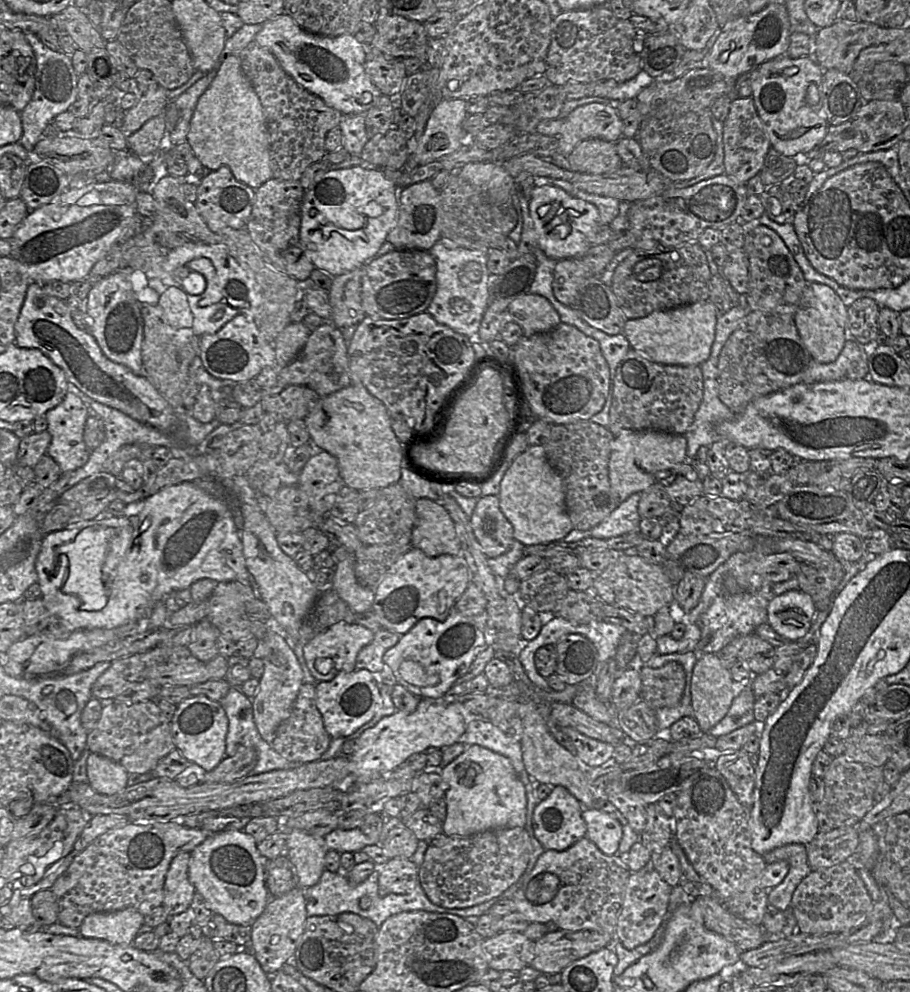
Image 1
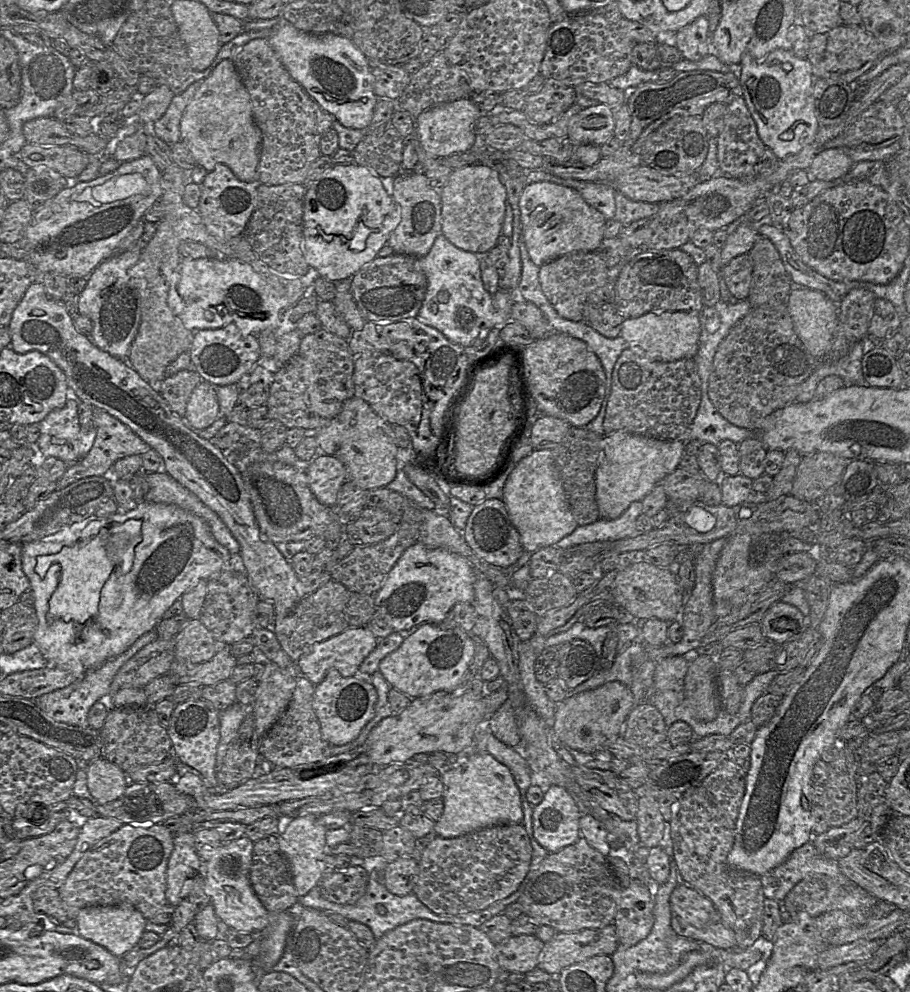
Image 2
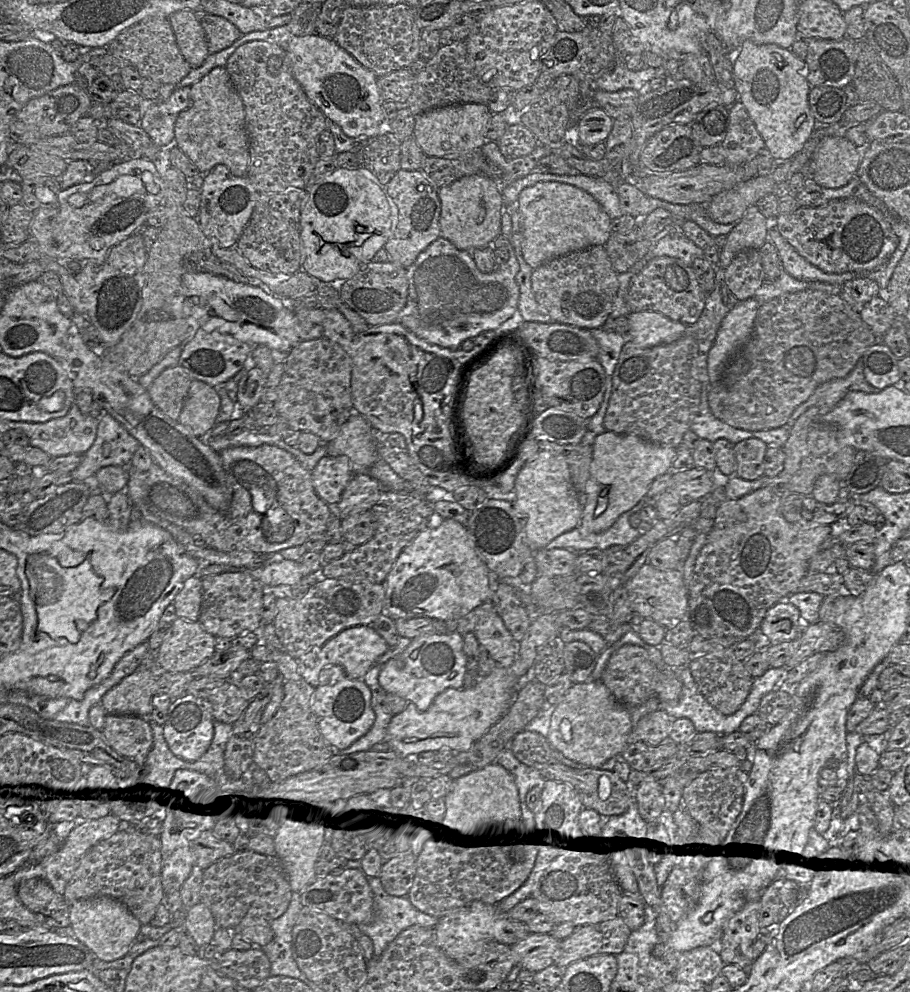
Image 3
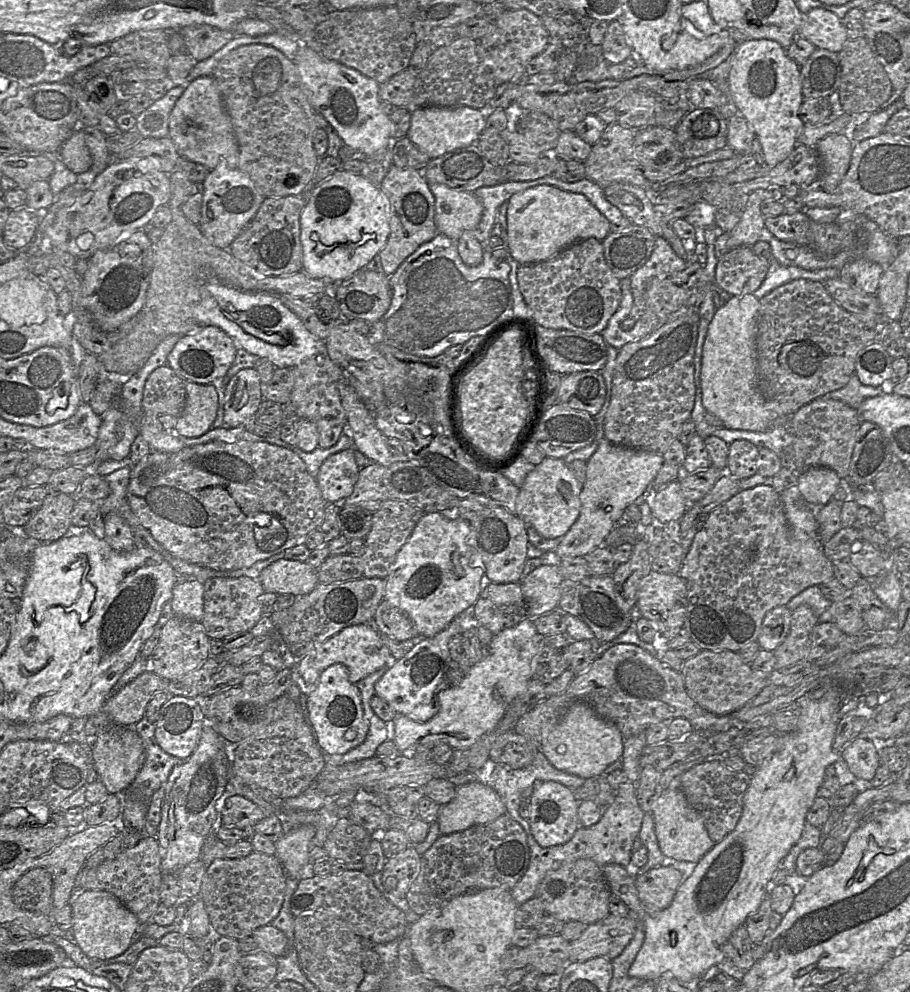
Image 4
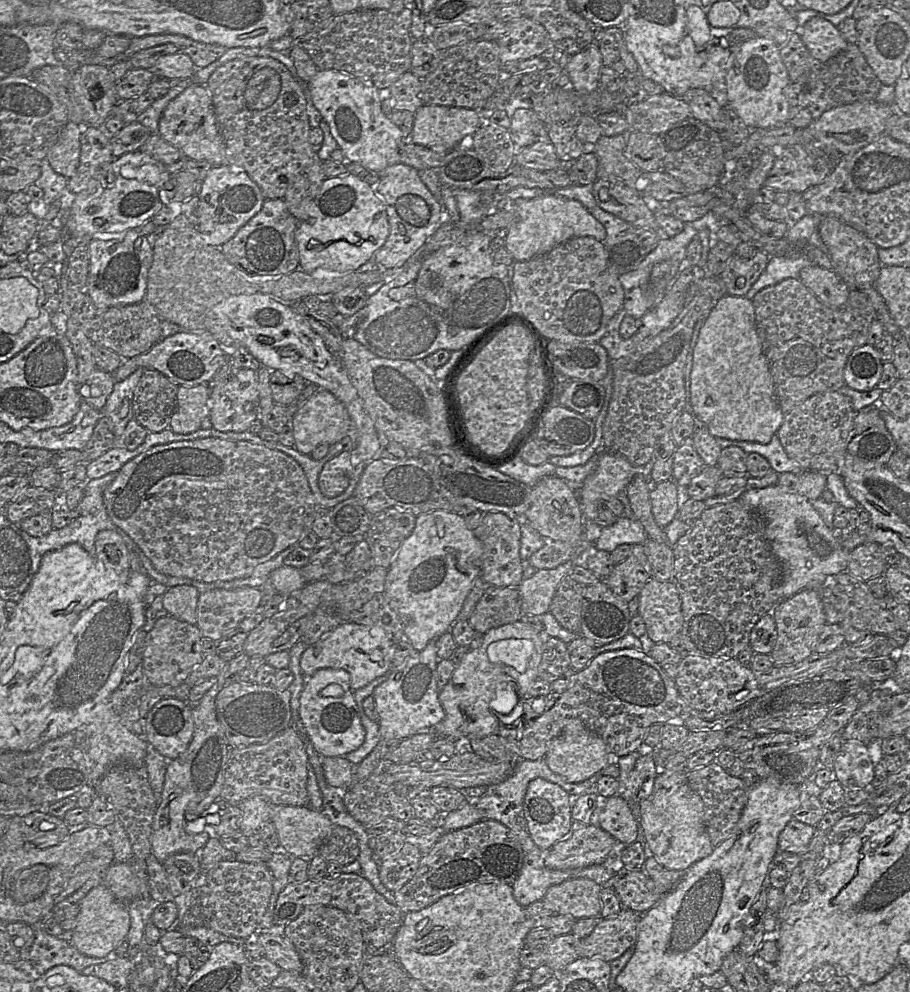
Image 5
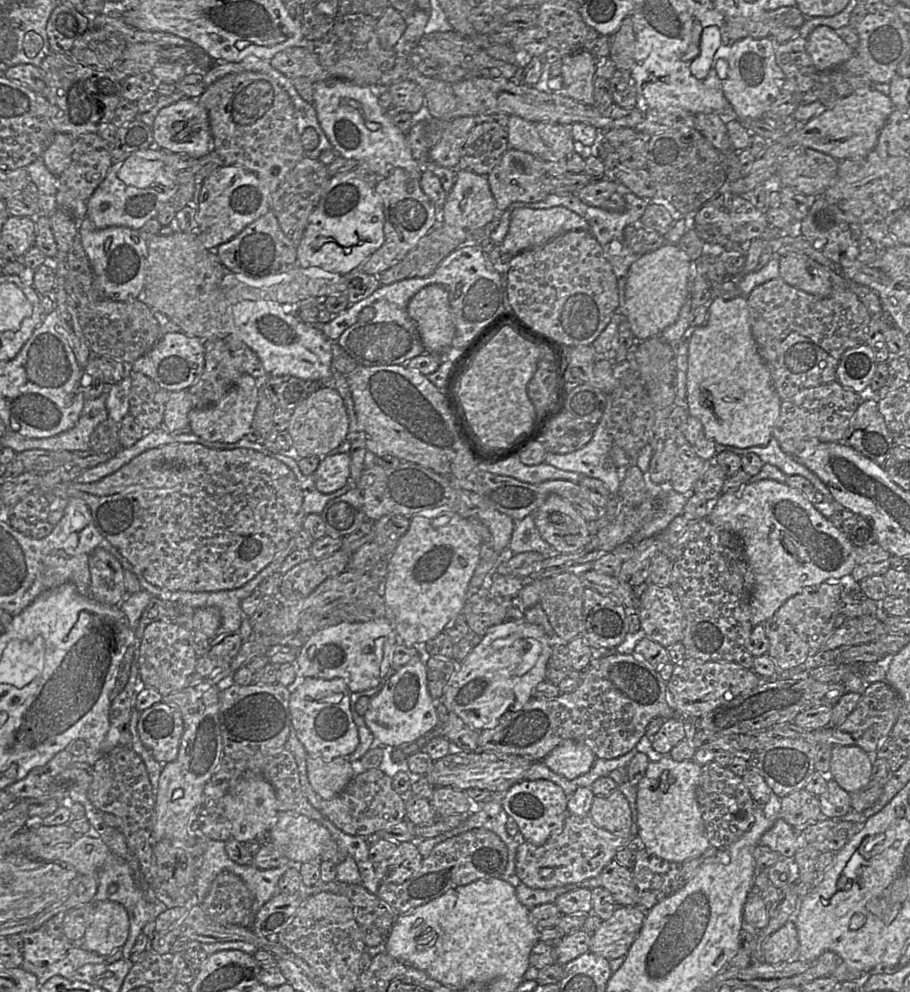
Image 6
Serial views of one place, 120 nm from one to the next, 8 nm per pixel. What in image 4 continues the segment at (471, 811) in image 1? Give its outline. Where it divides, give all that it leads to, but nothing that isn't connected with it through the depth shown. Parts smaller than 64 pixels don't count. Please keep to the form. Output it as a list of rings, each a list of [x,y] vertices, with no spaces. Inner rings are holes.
[[[475,781],[456,788],[454,798],[441,806],[437,823],[441,835],[448,835],[490,823],[505,814],[506,806],[499,794]]]

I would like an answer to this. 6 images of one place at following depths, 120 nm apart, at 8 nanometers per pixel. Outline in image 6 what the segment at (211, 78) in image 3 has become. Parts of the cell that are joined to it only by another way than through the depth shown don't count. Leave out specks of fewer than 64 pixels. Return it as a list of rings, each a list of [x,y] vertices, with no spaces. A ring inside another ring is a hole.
[[[185,97],[161,109],[151,128],[154,146],[169,153],[187,154],[198,159],[213,150],[208,114],[198,99]]]

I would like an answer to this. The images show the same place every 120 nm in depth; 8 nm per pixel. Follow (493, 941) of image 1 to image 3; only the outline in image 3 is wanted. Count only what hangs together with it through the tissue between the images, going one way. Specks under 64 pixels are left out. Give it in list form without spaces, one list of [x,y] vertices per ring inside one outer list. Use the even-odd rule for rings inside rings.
[[[529,934],[524,940],[510,946],[516,955],[517,965],[533,973],[554,965],[559,941],[550,934]]]

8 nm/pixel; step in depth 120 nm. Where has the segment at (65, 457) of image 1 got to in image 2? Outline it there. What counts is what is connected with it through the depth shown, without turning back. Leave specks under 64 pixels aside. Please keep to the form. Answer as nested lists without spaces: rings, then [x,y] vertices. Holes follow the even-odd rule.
[[[70,396],[64,407],[53,410],[37,423],[40,435],[34,444],[42,457],[56,457],[72,464],[92,448],[97,429],[82,427],[78,417],[78,401]]]

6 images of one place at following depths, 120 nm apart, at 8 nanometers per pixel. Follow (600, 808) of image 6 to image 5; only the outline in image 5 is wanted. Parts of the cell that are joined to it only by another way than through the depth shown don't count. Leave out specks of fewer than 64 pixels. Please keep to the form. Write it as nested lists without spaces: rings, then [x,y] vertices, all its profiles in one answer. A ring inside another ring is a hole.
[[[619,795],[605,799],[603,807],[595,811],[594,823],[625,845],[636,842],[636,821],[629,804]]]

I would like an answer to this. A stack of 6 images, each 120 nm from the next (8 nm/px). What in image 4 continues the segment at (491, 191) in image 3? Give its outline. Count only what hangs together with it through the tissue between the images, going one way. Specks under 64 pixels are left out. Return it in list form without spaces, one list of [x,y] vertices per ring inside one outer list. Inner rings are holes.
[[[429,183],[435,197],[435,223],[438,233],[458,241],[465,230],[475,230],[483,205],[472,192],[458,191],[445,184]]]

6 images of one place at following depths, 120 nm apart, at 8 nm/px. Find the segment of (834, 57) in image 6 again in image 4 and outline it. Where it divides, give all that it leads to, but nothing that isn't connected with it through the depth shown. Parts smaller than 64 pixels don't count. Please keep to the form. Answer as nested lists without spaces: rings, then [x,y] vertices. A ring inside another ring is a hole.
[[[813,8],[804,14],[799,32],[816,48],[837,53],[848,40],[841,19],[823,8]]]

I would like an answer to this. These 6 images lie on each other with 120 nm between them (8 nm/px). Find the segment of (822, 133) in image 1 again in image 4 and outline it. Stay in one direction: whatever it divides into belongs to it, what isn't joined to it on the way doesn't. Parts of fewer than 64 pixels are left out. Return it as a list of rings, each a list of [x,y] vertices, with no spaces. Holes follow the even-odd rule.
[[[749,39],[738,47],[728,76],[729,88],[736,107],[745,117],[764,152],[765,165],[773,167],[786,159],[798,144],[805,123],[799,117],[803,103],[800,66],[790,59],[778,42],[768,39]]]

